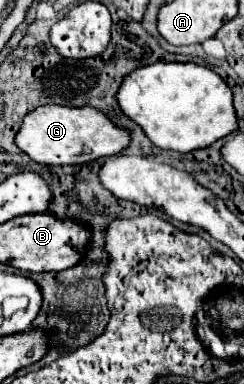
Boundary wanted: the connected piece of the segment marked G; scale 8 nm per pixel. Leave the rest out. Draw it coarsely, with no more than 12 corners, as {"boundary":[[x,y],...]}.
{"boundary":[[44,105],[16,145],[42,165],[122,153],[130,131],[96,107]]}

